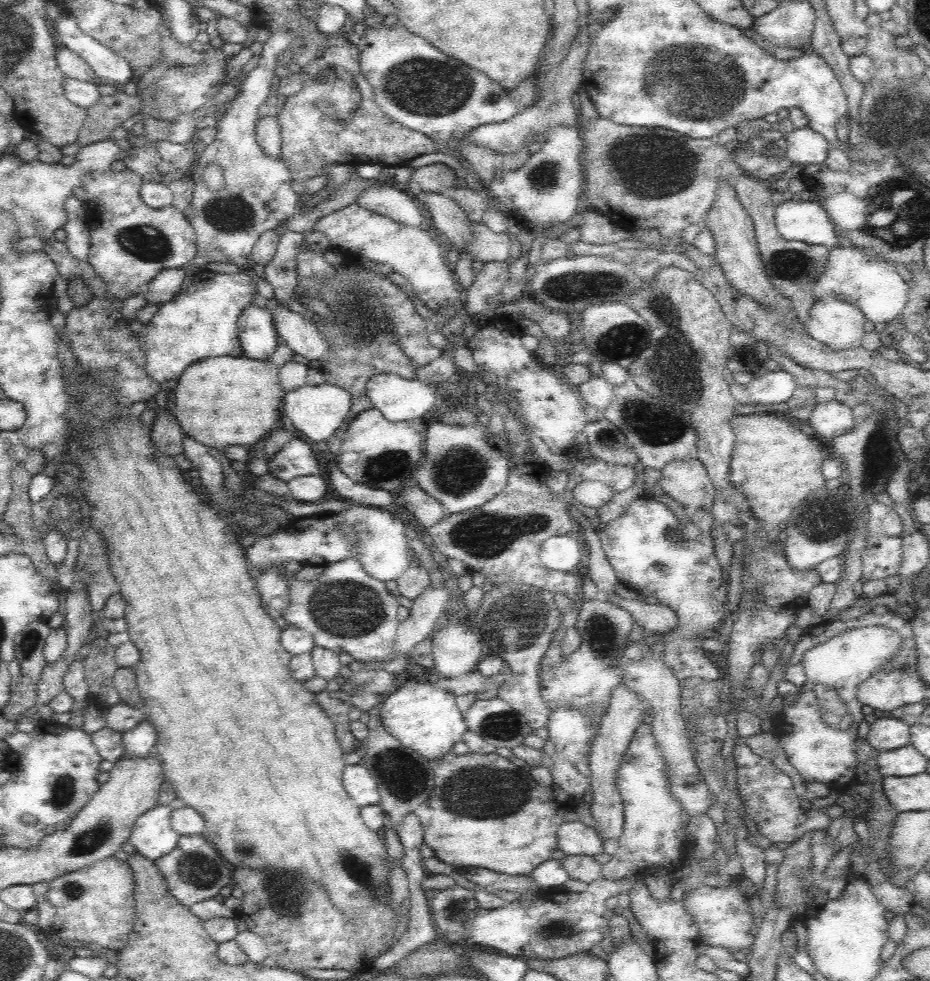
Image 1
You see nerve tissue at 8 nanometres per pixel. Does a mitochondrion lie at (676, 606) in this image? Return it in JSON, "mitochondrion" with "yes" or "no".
{"mitochondrion":"no"}

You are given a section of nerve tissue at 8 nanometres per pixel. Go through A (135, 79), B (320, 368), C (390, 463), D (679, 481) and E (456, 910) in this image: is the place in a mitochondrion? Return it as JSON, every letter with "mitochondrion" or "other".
{"A":"other","B":"other","C":"mitochondrion","D":"other","E":"mitochondrion"}

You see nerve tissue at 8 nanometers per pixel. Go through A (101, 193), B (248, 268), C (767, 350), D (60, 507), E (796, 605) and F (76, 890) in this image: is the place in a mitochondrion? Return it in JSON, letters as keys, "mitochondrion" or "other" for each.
{"A":"other","B":"other","C":"other","D":"mitochondrion","E":"other","F":"mitochondrion"}

